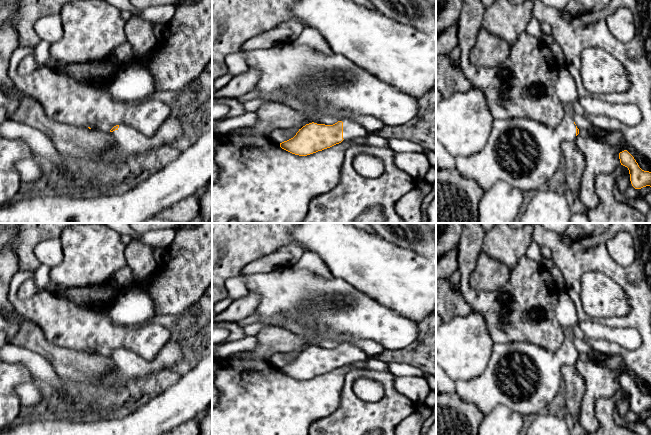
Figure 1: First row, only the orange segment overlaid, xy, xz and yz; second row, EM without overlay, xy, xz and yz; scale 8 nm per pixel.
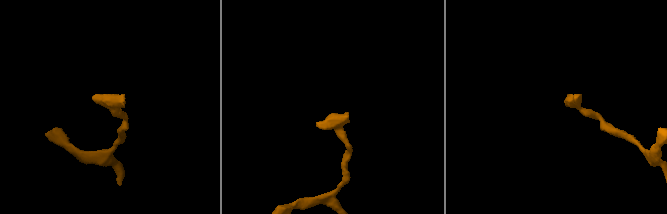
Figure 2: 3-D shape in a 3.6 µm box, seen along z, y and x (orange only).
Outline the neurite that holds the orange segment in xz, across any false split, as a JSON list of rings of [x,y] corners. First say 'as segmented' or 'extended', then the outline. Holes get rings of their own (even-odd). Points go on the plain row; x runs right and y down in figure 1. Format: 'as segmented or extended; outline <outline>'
extended; outline [[[283,266],[269,273],[247,275],[245,283],[249,292],[258,293],[260,298],[258,306],[254,311],[254,313],[259,315],[259,320],[242,327],[245,336],[256,336],[262,329],[272,326],[267,324],[268,317],[283,315],[304,328],[318,333],[320,336],[327,337],[329,340],[342,342],[341,345],[333,349],[317,348],[314,346],[306,348],[299,353],[293,362],[280,367],[282,373],[295,379],[307,380],[330,372],[341,367],[343,364],[355,364],[359,361],[366,361],[368,356],[353,343],[354,340],[372,340],[382,345],[384,350],[397,351],[410,346],[419,337],[415,321],[401,316],[388,306],[380,304],[342,278],[334,276],[326,278],[309,270],[298,270],[293,267]]]

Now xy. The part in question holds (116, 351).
extended; outline [[[187,337],[168,340],[151,360],[141,357],[128,348],[121,347],[110,354],[114,368],[103,376],[93,378],[90,384],[96,387],[122,388],[133,379],[151,374],[163,374],[183,358]]]

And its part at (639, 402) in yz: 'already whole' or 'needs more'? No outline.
already whole

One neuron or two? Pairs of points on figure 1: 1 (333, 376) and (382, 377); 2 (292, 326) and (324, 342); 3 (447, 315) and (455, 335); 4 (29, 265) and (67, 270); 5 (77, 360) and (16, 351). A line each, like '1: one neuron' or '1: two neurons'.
1: two neurons
2: one neuron
3: two neurons
4: two neurons
5: two neurons

